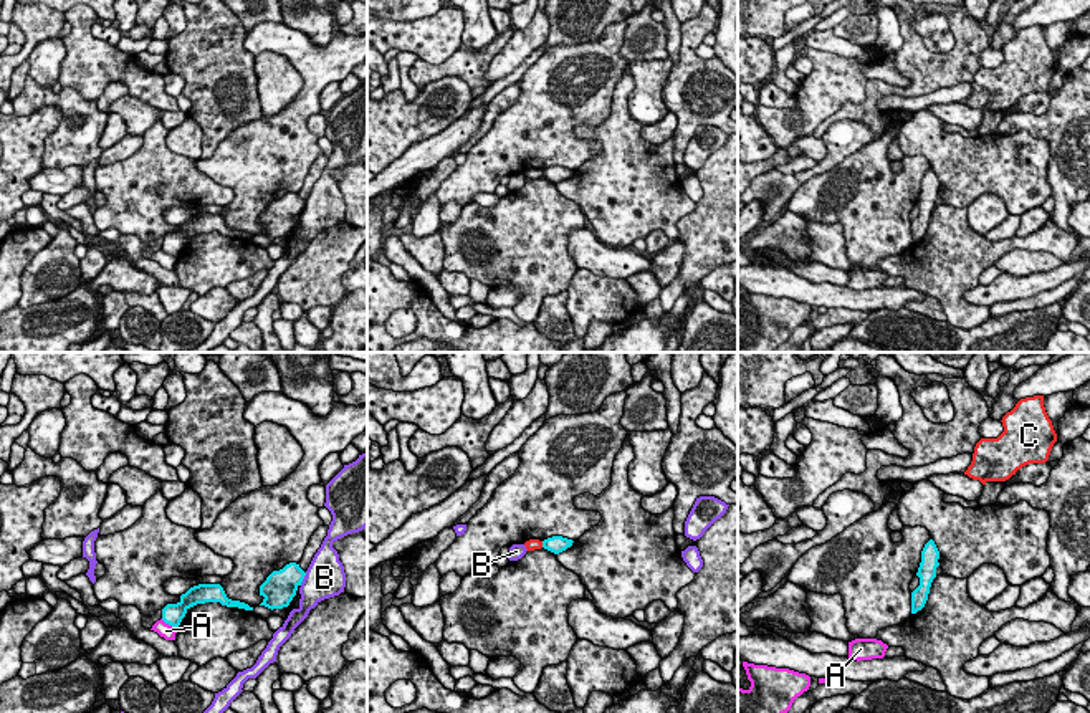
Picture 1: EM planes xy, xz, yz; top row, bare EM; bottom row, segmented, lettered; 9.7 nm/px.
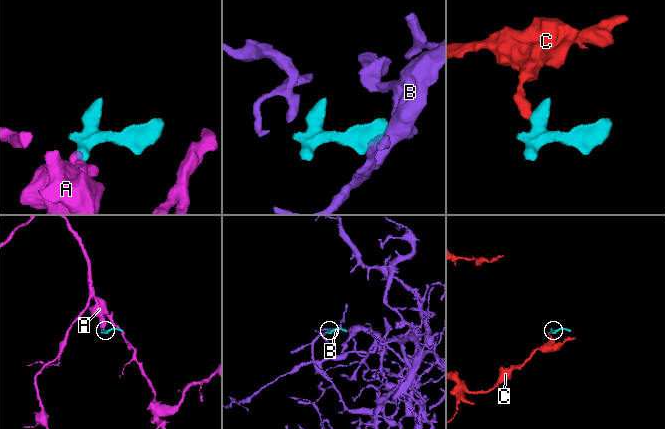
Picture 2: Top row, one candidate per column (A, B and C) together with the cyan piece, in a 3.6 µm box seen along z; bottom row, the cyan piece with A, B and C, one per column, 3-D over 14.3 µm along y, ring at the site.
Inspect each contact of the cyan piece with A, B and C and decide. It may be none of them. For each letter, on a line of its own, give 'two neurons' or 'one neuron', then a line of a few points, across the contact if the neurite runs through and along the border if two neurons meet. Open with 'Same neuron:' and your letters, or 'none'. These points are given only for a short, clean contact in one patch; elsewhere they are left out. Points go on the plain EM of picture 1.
Same neuron: none
A: two neurons | xy (161, 248), (176, 258)
B: two neurons | xy (306, 202), (300, 214)
C: two neurons | xz (541, 171), (543, 176)

